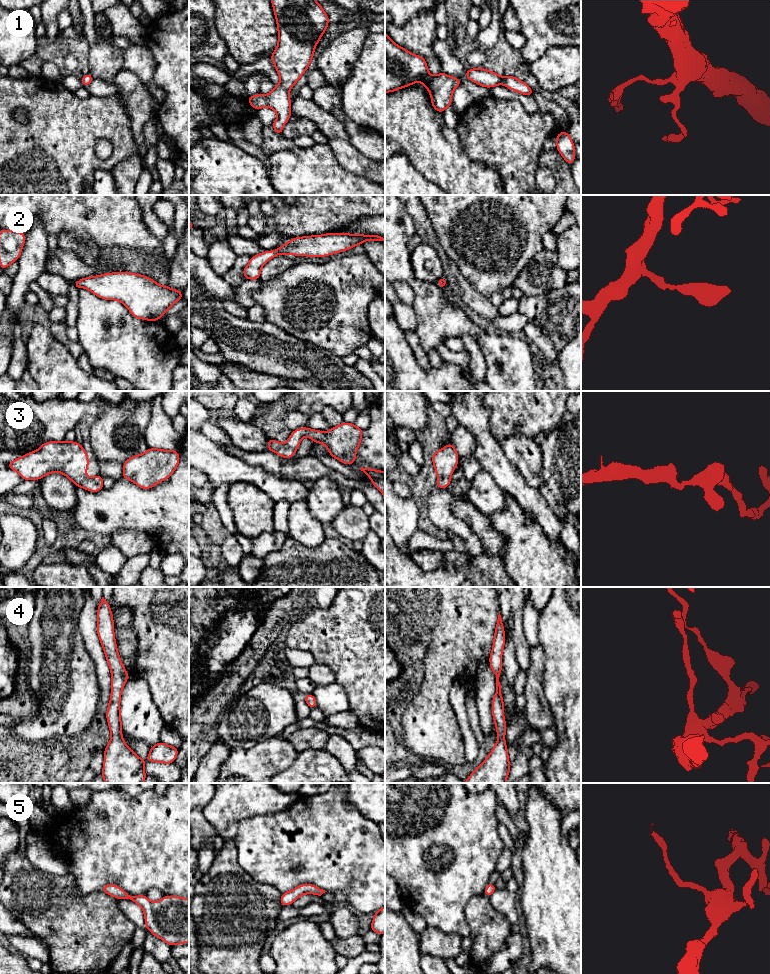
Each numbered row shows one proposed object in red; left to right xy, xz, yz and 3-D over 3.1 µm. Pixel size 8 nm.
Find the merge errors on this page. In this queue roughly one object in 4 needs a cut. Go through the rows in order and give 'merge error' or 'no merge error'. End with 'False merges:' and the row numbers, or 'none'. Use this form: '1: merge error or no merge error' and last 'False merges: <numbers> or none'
1: no merge error
2: no merge error
3: no merge error
4: no merge error
5: no merge error
False merges: none

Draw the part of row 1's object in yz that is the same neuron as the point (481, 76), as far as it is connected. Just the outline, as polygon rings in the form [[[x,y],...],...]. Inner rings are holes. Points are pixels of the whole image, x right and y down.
[[[472,68],[465,71],[466,77],[472,82],[486,87],[491,88],[502,83],[510,90],[514,90],[520,94],[527,96],[533,96],[533,90],[523,81],[515,78],[514,76],[502,77],[493,71],[488,71],[485,68]]]

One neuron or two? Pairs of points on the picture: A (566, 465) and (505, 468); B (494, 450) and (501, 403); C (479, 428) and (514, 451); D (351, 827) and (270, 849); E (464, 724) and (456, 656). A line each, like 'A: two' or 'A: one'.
A: two
B: two
C: two
D: one
E: two

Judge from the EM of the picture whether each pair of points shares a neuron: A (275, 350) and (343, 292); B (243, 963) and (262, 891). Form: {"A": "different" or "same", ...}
{"A": "different", "B": "same"}

